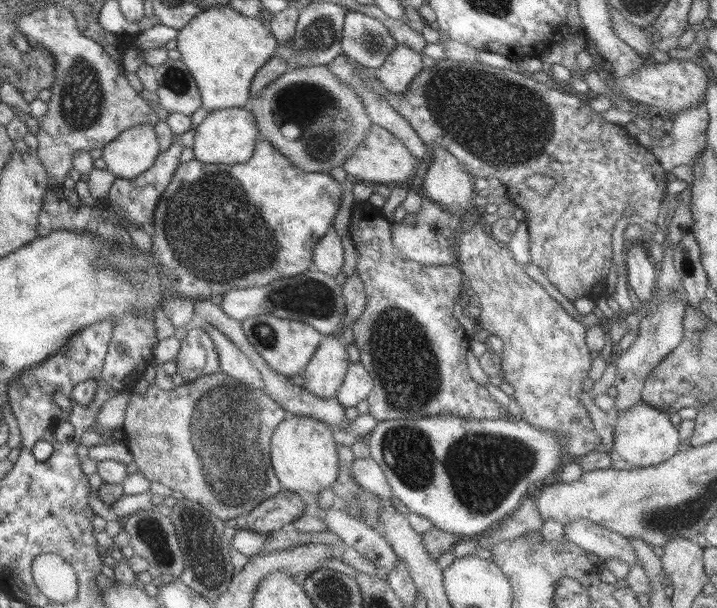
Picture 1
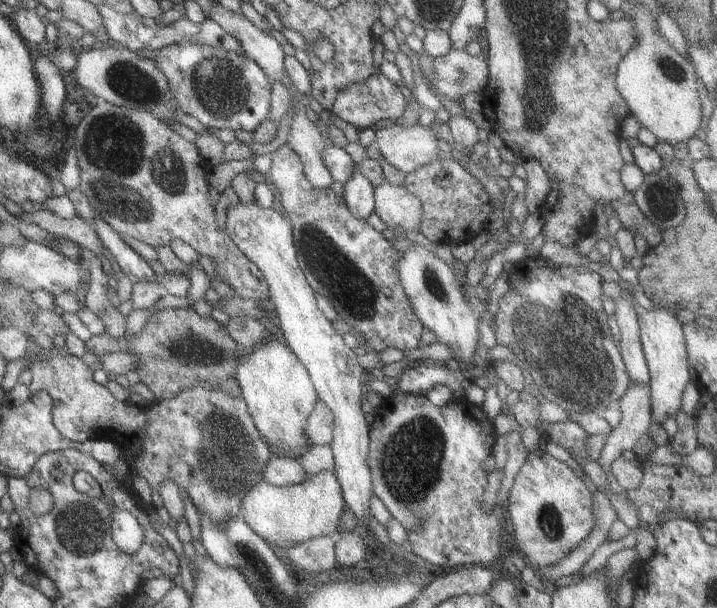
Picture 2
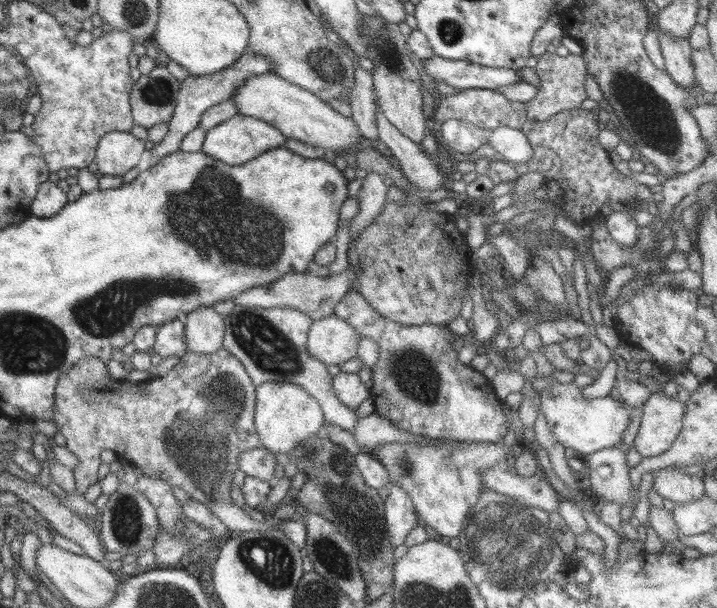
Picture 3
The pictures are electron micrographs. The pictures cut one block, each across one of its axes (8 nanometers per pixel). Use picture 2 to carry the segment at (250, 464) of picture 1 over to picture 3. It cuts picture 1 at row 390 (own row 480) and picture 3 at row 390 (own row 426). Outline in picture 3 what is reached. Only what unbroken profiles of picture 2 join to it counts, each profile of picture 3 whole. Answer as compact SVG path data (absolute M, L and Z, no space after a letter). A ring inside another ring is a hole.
M223 348L217 350L217 353L207 355L186 353L163 376L134 384L110 377L105 364L99 359L83 357L57 378L53 389L54 412L51 415L51 431L57 431L65 438L64 447L77 458L77 465L71 469L77 495L82 495L87 487L97 483L99 454L101 450L111 450L133 468L138 468L143 477L158 479L170 487L181 488L195 502L206 506L230 533L235 535L263 529L283 531L283 534L300 549L304 546L306 537L306 526L302 519L275 520L264 525L251 519L229 497L233 473L238 470L237 457L259 444L253 420L254 393L255 387L245 374L244 366Z

